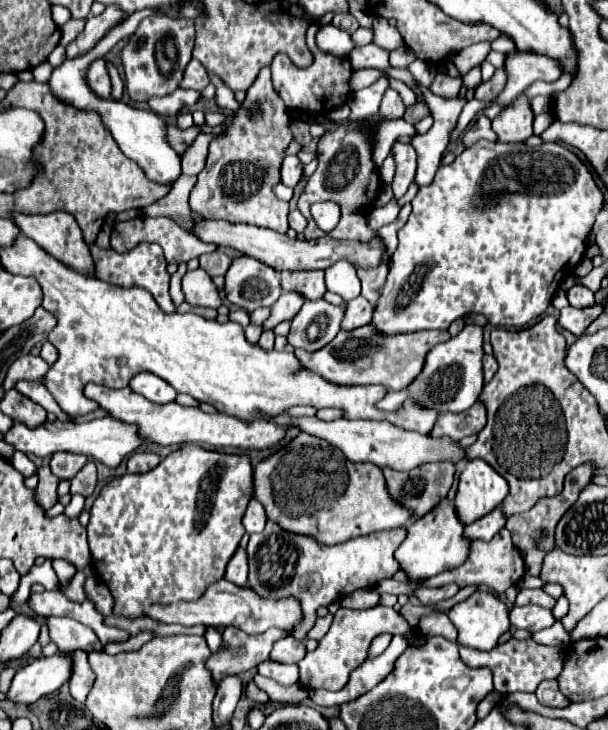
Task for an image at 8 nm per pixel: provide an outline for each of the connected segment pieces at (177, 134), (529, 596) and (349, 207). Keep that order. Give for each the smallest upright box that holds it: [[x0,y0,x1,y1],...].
[[169,125,201,153],[517,589,555,609],[297,123,381,241]]

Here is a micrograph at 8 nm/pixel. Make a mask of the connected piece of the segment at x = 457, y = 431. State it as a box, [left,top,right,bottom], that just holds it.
[431,401,485,439]

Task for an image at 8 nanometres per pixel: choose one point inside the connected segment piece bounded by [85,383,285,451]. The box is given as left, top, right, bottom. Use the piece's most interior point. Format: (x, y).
(172, 424)

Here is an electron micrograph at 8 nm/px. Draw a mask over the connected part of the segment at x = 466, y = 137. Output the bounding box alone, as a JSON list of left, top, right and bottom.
[463,115,497,147]

